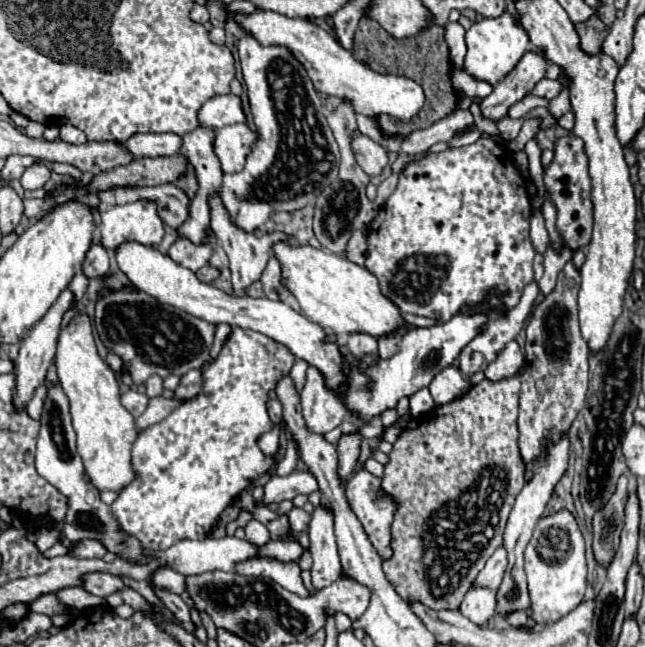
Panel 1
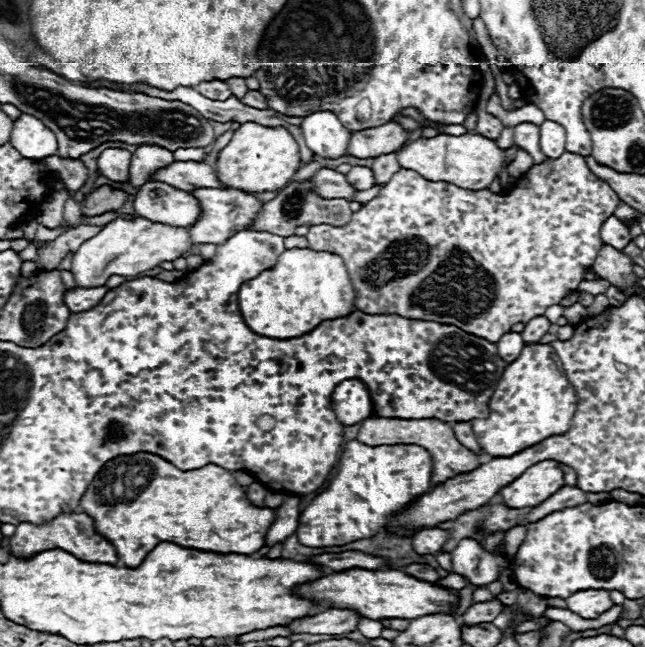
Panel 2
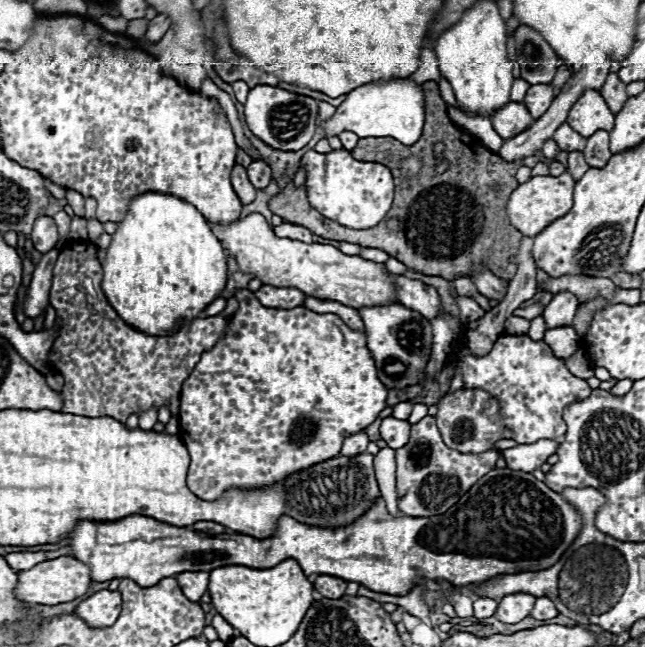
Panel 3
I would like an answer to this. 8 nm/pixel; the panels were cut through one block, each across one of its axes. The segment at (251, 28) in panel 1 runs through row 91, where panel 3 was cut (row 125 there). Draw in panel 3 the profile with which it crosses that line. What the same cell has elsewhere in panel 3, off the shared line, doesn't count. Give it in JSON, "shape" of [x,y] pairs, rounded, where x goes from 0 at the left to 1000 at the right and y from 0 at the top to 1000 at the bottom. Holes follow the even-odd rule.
{"shape":[[[617,121],[617,124],[605,124],[605,127],[583,127],[583,130],[564,130],[546,142],[536,145],[536,155],[521,167],[521,173],[515,176],[515,182],[502,185],[502,189],[493,189],[496,198],[502,198],[505,204],[505,213],[515,213],[515,210],[524,210],[524,204],[549,204],[555,207],[558,213],[586,213],[586,210],[605,210],[605,213],[614,213],[617,219],[636,226],[642,223],[651,207],[654,207],[654,192],[651,185],[657,185],[657,145],[651,139],[651,130],[642,130],[642,127],[633,127],[629,121]]]}

